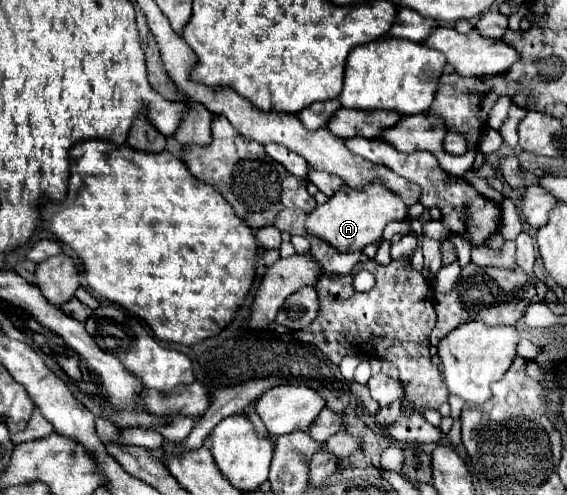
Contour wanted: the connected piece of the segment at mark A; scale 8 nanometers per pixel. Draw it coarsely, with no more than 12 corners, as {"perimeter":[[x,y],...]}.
{"perimeter":[[382,182],[342,186],[306,218],[310,236],[362,250],[408,206]]}

